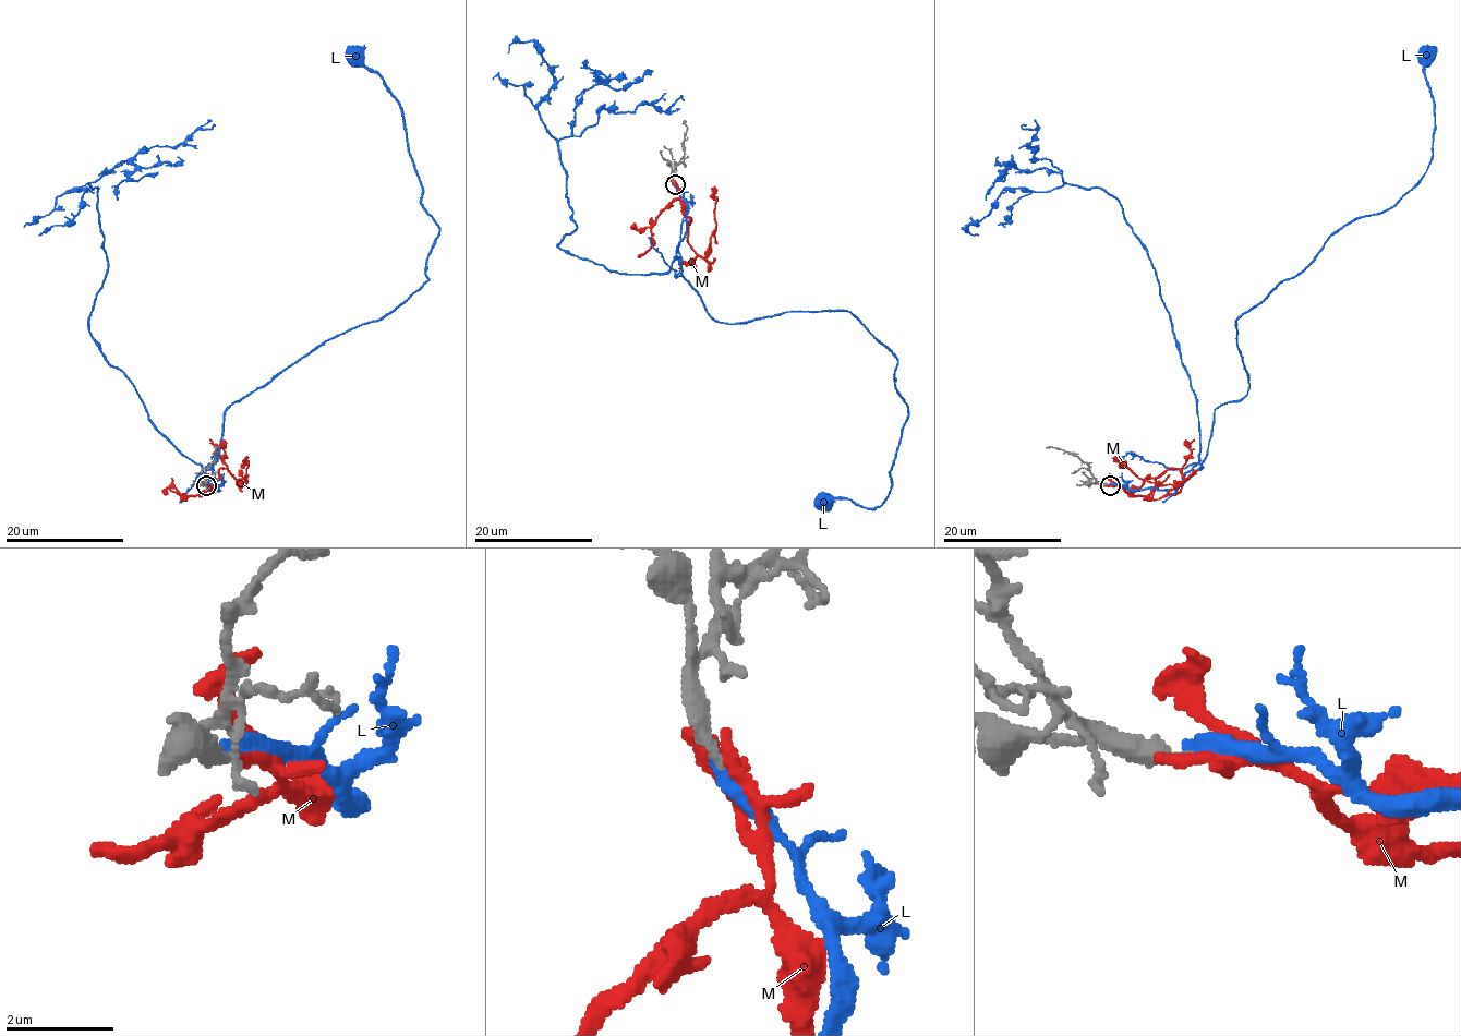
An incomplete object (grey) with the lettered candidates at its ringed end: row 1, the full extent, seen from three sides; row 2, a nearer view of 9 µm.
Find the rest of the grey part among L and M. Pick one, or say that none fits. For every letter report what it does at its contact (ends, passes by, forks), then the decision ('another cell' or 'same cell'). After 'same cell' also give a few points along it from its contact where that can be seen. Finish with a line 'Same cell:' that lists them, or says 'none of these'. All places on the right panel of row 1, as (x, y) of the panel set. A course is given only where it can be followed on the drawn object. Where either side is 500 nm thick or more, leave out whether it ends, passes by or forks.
L: it ends; same cell; course (1109, 484), (1181, 485), (1207, 453), (1215, 410), (1248, 390), (1236, 321), (1426, 171), (1424, 53)
M: it ends; another cell
Same cell: L

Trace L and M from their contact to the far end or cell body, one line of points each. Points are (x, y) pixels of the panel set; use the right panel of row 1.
L: (1109, 484), (1181, 485), (1207, 453), (1215, 410), (1248, 390), (1236, 321), (1426, 171), (1424, 53)
M: (1109, 485), (1137, 489), (1171, 469), (1178, 469), (1183, 480), (1161, 485), (1149, 482), (1112, 457)

